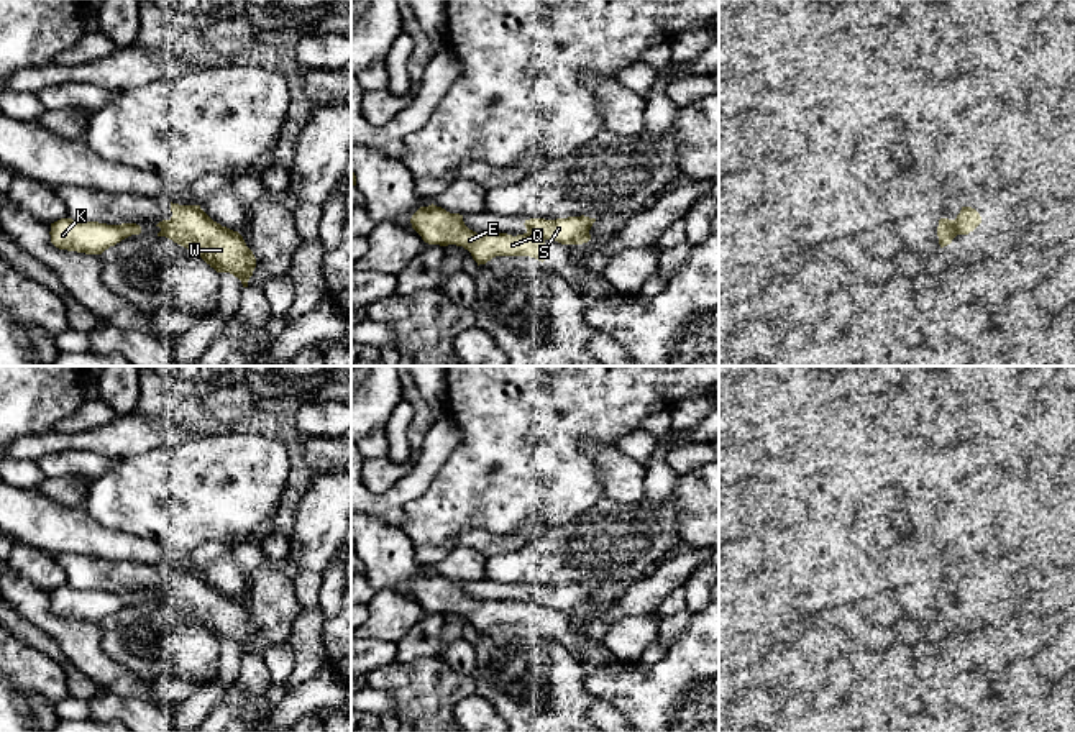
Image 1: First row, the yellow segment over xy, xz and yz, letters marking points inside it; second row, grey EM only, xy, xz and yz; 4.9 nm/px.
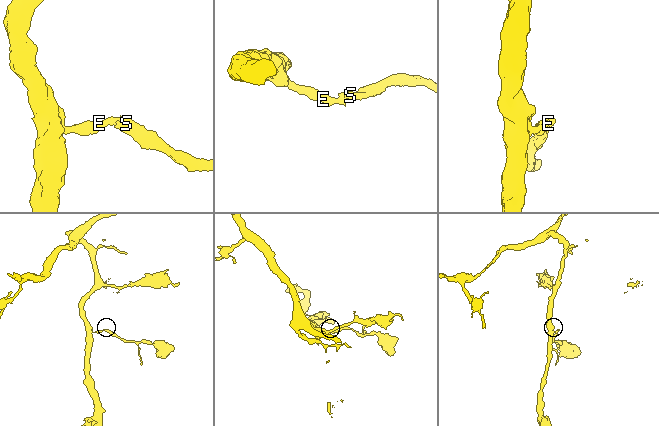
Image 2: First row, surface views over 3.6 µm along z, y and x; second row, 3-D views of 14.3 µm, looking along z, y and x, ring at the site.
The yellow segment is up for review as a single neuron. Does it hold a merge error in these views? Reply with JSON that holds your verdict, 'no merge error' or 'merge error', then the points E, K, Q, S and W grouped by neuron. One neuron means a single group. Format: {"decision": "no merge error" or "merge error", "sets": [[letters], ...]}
{"decision": "merge error", "sets": [["E", "K", "Q"], ["S", "W"]]}

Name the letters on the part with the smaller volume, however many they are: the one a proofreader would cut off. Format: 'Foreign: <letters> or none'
Foreign: S, W

